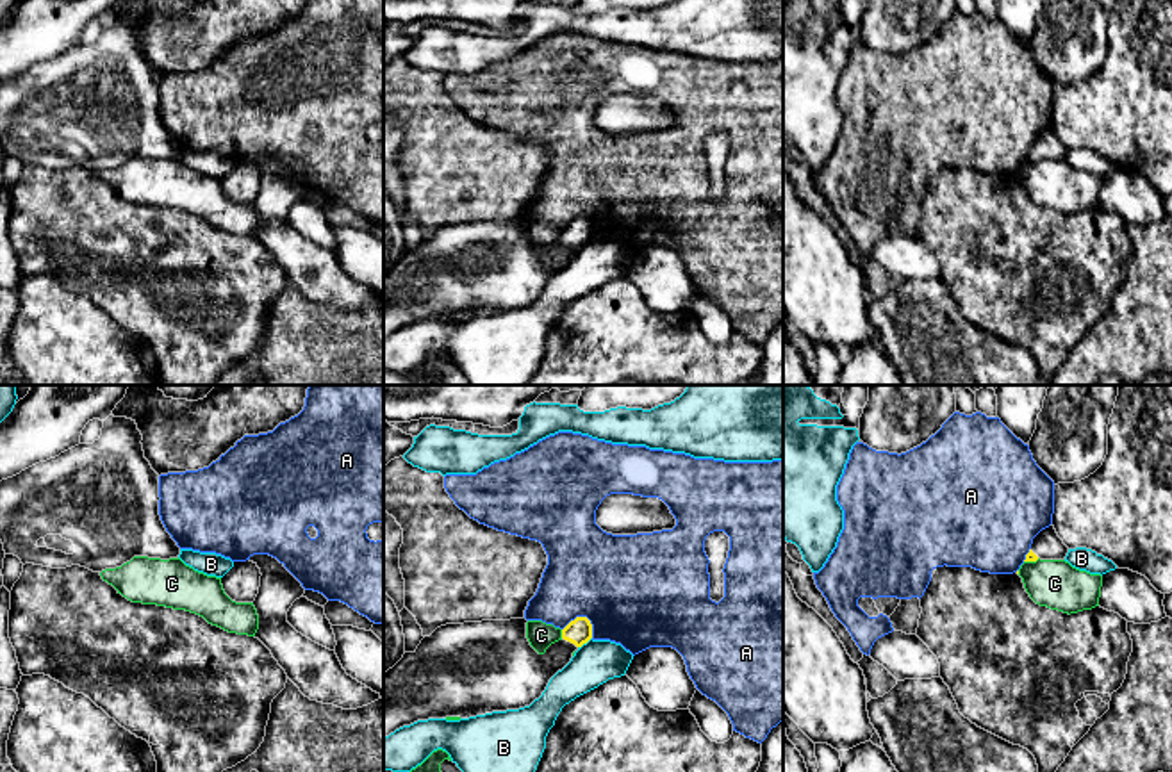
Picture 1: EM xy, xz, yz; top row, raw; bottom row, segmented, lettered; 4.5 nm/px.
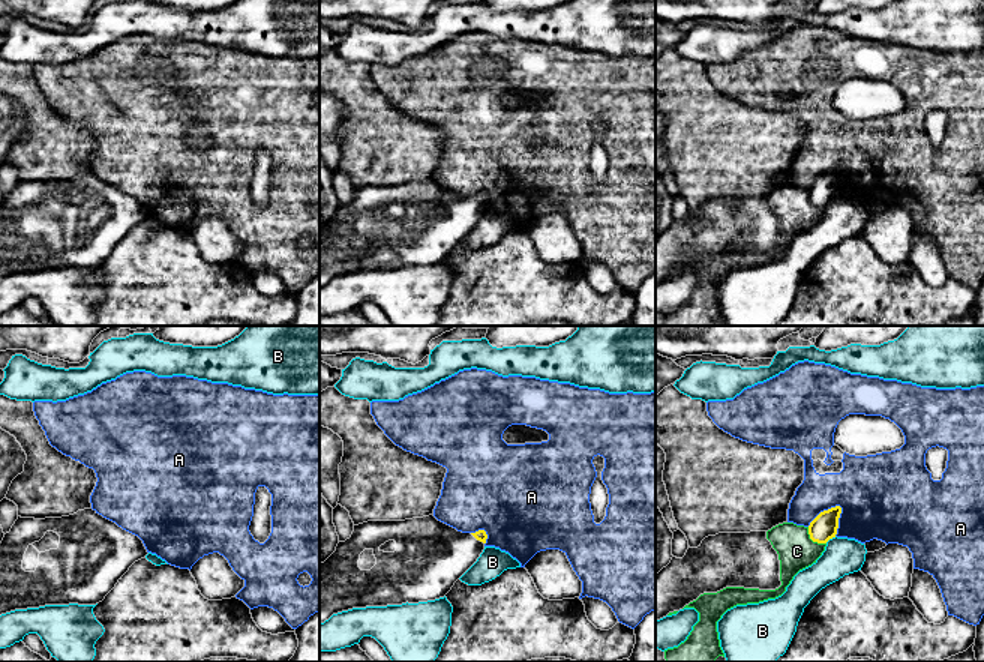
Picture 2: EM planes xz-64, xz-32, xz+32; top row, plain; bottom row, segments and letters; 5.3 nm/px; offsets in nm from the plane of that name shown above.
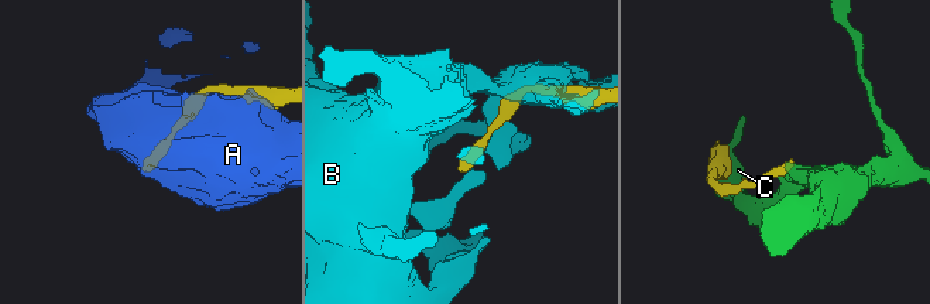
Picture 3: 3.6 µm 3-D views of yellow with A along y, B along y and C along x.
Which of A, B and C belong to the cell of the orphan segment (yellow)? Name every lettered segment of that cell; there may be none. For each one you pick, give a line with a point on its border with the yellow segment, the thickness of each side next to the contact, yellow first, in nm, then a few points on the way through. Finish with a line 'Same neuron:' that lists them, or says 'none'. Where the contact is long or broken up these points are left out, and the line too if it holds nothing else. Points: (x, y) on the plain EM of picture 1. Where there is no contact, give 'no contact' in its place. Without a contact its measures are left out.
Same neuron: none

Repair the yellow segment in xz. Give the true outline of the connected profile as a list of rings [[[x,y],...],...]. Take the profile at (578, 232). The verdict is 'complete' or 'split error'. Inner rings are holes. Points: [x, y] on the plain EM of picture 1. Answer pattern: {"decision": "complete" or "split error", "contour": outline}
{"decision": "split error", "contour": [[[576,218],[562,239],[539,255],[526,239],[526,219],[446,225],[384,275],[384,339],[417,321],[519,310],[542,296],[549,280],[592,239],[587,218]]]}

